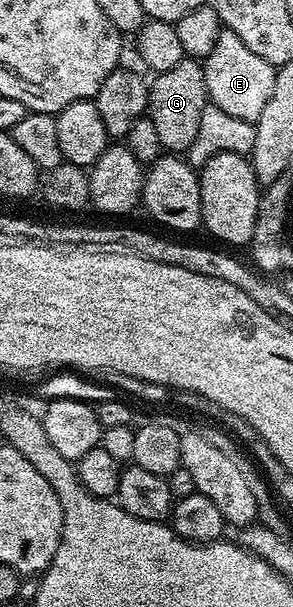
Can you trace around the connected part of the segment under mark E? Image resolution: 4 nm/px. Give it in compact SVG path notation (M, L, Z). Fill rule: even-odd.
M224 29L219 33L219 41L215 41L215 49L211 49L211 53L203 61L203 66L208 102L223 109L223 113L228 113L231 117L239 117L239 121L256 124L267 101L271 101L271 93L275 93L277 67L263 61L259 53L251 53L251 49L243 45L242 39Z

